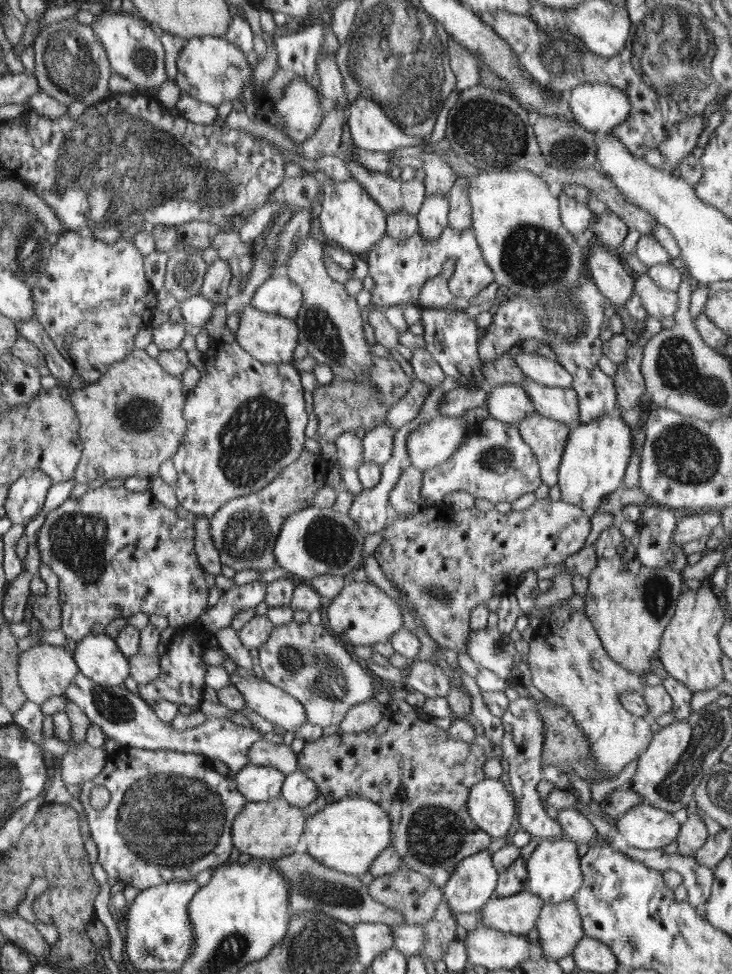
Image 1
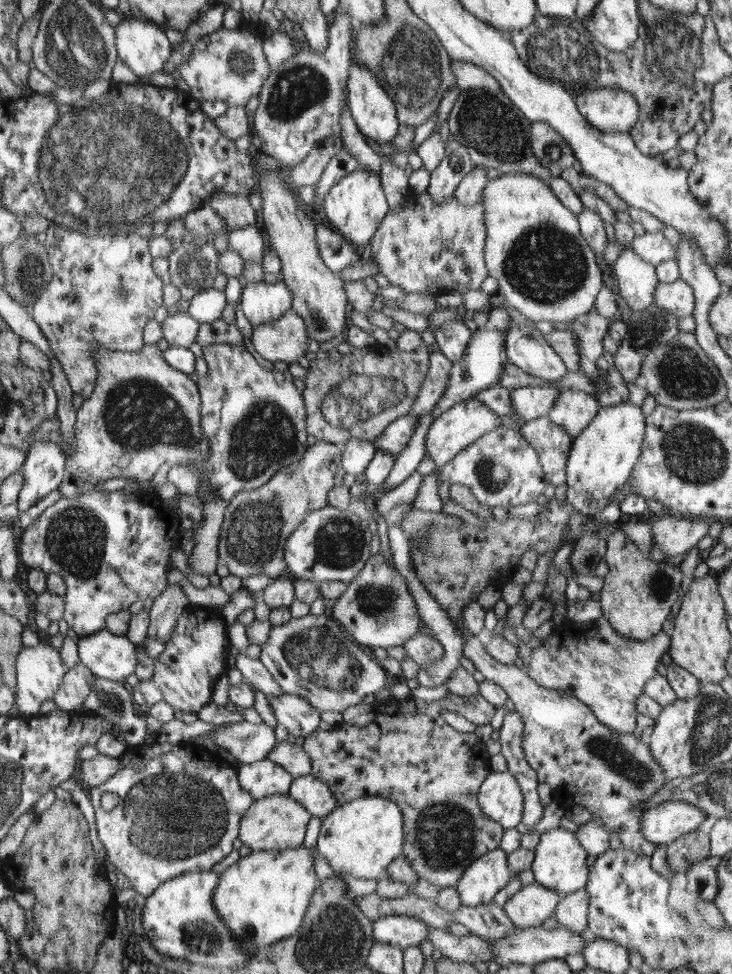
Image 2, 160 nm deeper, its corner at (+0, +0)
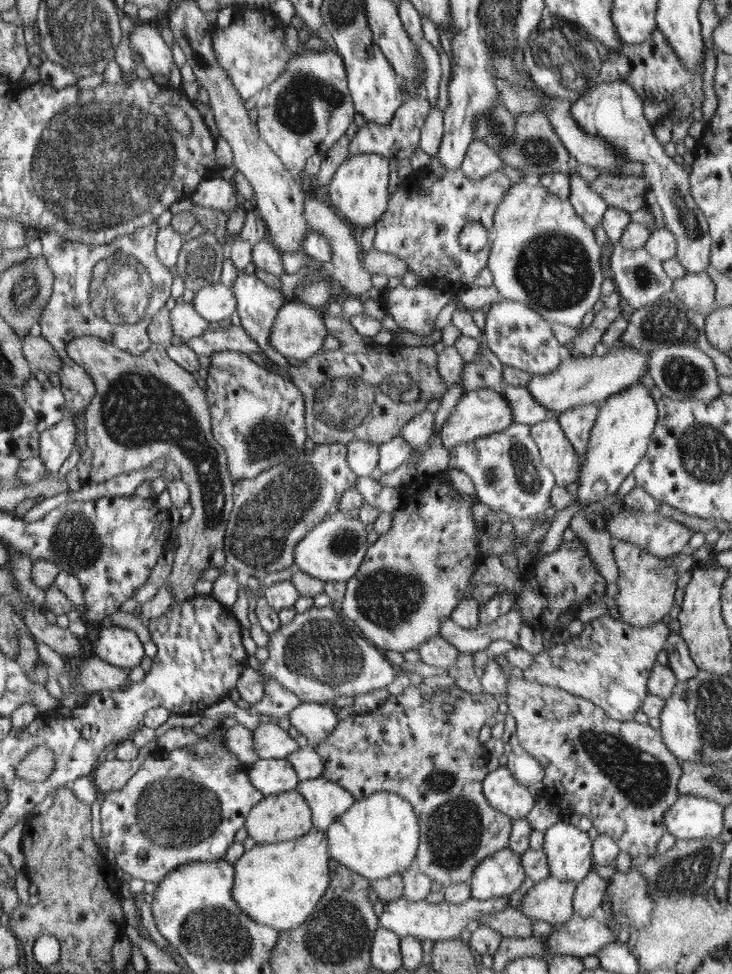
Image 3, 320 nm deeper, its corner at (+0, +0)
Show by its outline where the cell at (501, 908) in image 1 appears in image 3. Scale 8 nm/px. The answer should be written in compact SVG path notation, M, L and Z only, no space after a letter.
M548 877L535 885L524 897L520 909L531 919L544 920L552 925L568 922L574 915L574 893L577 882Z

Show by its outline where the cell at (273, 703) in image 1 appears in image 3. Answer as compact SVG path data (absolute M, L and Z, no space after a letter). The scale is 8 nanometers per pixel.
M301 701L296 708L292 709L288 719L299 735L306 737L311 748L324 743L340 722L337 711L322 703L311 701Z

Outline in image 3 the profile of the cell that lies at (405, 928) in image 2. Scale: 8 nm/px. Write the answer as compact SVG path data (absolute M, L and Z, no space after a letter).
M508 897L488 899L484 901L470 898L462 904L455 905L446 901L439 903L431 903L426 899L419 901L408 901L404 898L395 901L385 901L383 913L379 918L380 924L385 929L395 932L401 939L405 936L414 936L419 941L431 940L444 941L448 939L459 938L460 933L465 928L473 929L479 925L479 918L483 914L492 914L508 908Z

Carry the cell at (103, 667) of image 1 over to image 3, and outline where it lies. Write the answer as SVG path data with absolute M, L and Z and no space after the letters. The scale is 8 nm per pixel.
M112 625L102 628L99 640L93 643L95 656L126 669L128 672L144 658L144 647L136 632Z

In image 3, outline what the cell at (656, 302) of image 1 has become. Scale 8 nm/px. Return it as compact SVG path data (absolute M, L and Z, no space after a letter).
M706 271L700 274L687 273L683 278L674 281L671 289L678 300L684 302L684 306L704 318L714 311L716 288Z

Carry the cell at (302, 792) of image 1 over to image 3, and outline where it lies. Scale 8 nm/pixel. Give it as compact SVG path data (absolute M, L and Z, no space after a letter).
M322 777L300 781L296 790L311 808L313 826L320 831L326 831L356 802L350 791Z

